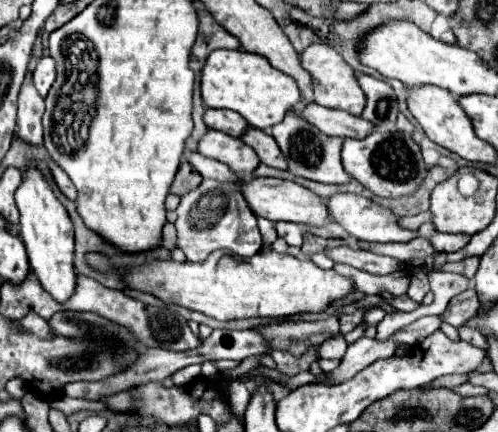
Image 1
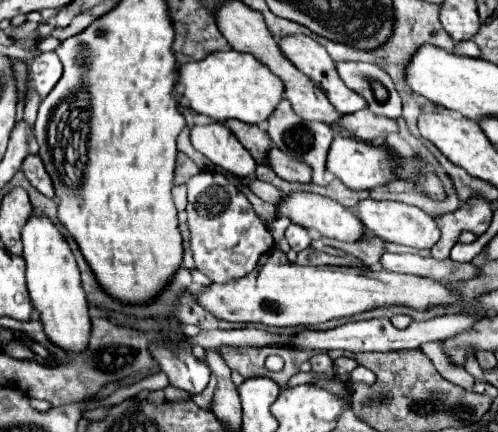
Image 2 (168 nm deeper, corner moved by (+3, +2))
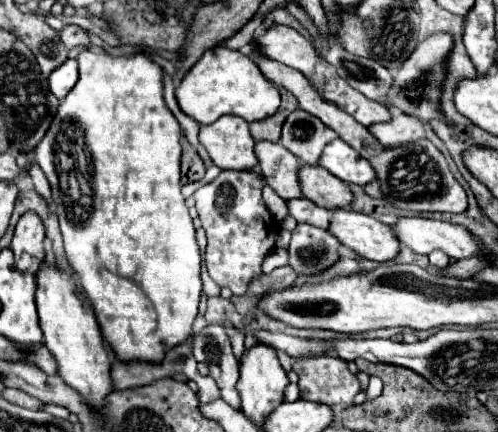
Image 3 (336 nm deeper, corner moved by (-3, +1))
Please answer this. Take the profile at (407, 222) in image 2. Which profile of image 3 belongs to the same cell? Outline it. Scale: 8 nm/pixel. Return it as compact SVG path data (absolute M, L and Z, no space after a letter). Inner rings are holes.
M422 215L398 217L398 221L392 225L392 231L402 245L422 255L428 255L434 249L442 249L454 259L482 253L480 241L468 229Z

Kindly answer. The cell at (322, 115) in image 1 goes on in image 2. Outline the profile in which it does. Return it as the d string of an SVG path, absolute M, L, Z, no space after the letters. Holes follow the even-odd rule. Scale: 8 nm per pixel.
M364 108L354 114L346 114L340 120L340 128L346 128L360 140L376 140L376 138L386 138L392 132L398 132L398 124L392 118L386 116L376 116L372 110Z

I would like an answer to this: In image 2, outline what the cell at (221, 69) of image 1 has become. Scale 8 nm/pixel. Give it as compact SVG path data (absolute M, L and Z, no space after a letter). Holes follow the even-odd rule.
M236 50L212 52L200 62L184 64L180 68L178 84L182 86L182 96L194 112L210 116L218 122L234 118L246 124L258 124L268 120L284 94L284 84L278 76L274 76L252 54L240 54Z

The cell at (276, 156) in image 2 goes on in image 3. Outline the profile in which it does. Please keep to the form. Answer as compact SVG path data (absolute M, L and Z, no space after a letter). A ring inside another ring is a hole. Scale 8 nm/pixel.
M300 165L298 181L302 185L302 193L312 199L316 205L332 209L332 207L350 207L352 193L344 181L334 177L322 167Z

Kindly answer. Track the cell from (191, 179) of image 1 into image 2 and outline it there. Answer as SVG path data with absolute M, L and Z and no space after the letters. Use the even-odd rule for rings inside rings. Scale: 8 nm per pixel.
M178 152L176 158L176 174L174 174L174 184L186 184L192 176L196 176L200 168L182 152Z

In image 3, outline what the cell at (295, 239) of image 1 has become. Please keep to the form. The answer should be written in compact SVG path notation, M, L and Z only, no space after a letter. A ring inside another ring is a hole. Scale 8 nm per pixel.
M298 223L288 247L290 265L300 275L312 275L330 267L338 259L338 239L326 229Z

